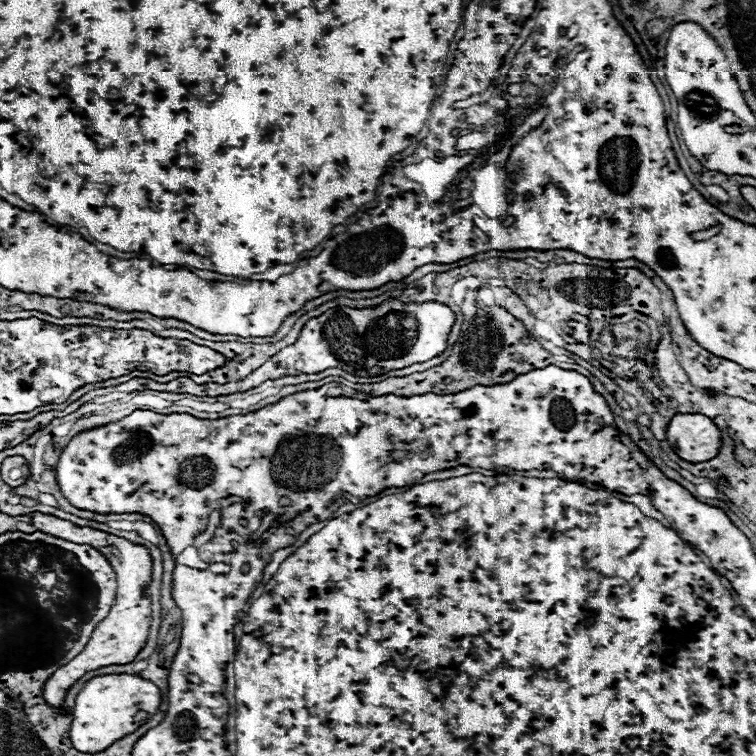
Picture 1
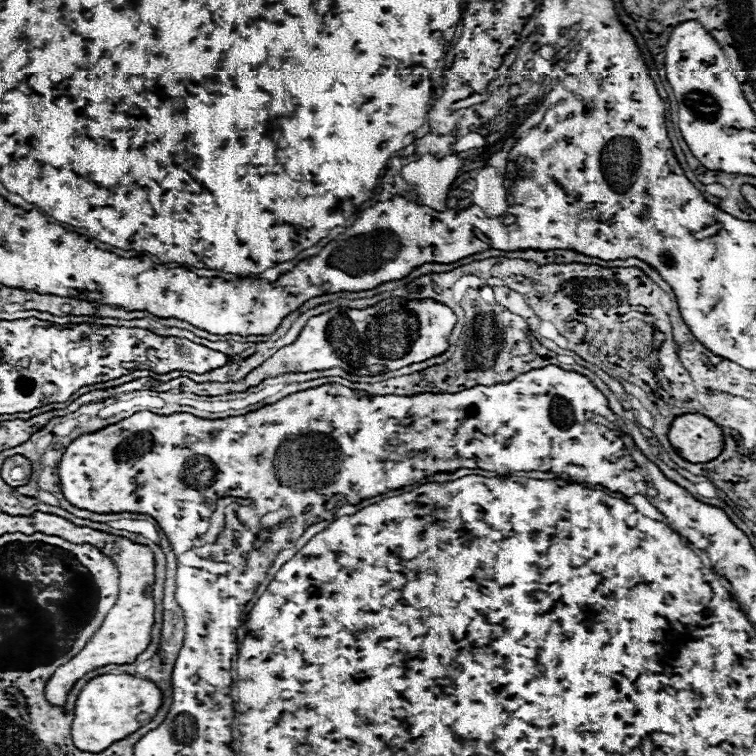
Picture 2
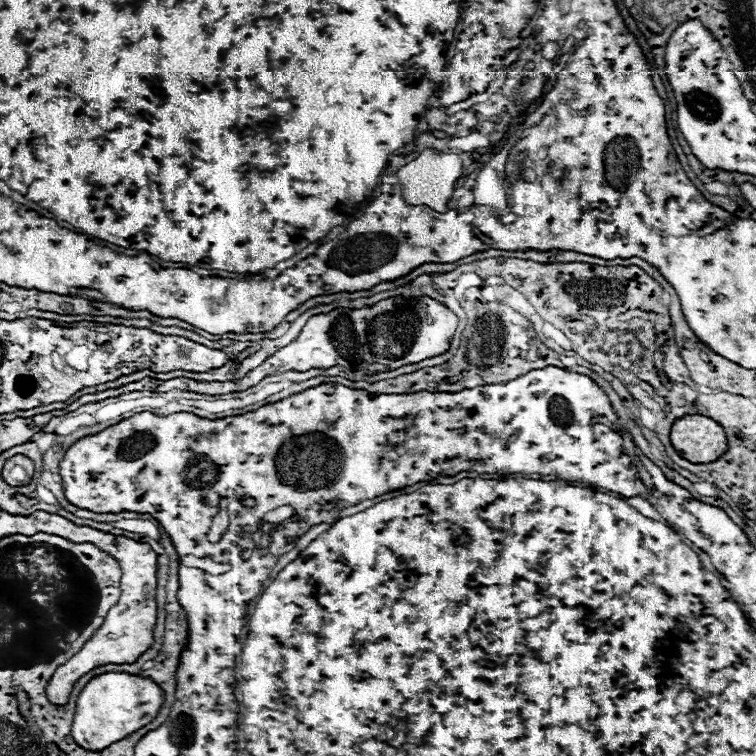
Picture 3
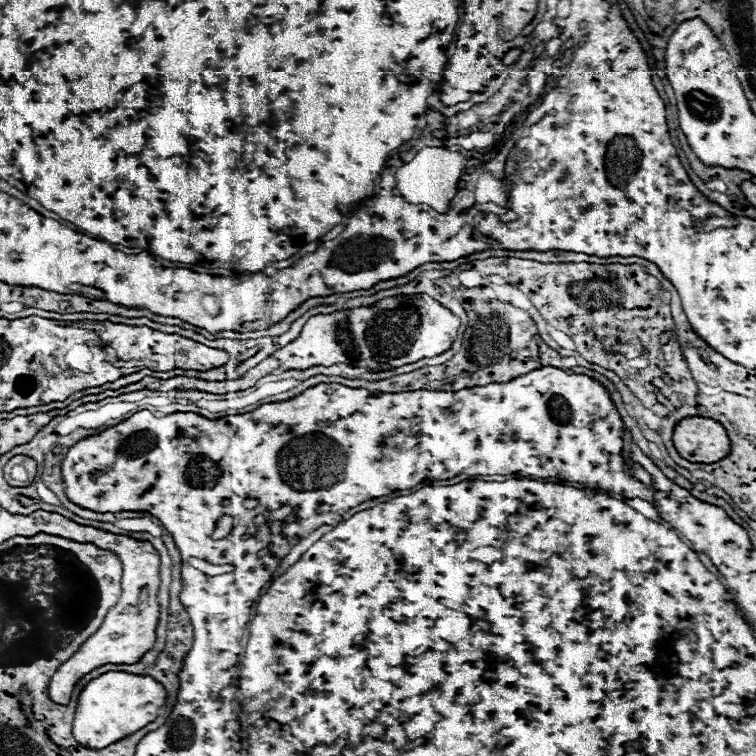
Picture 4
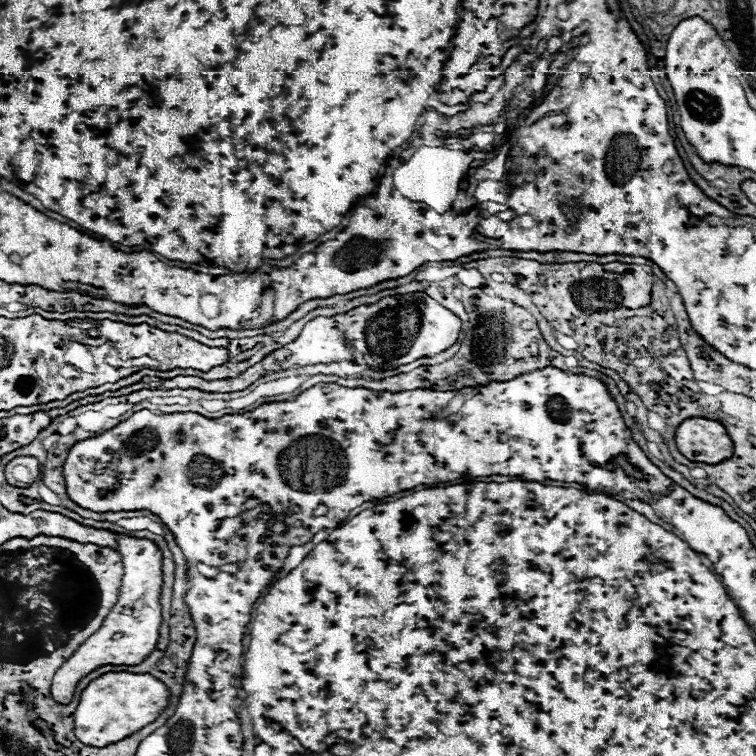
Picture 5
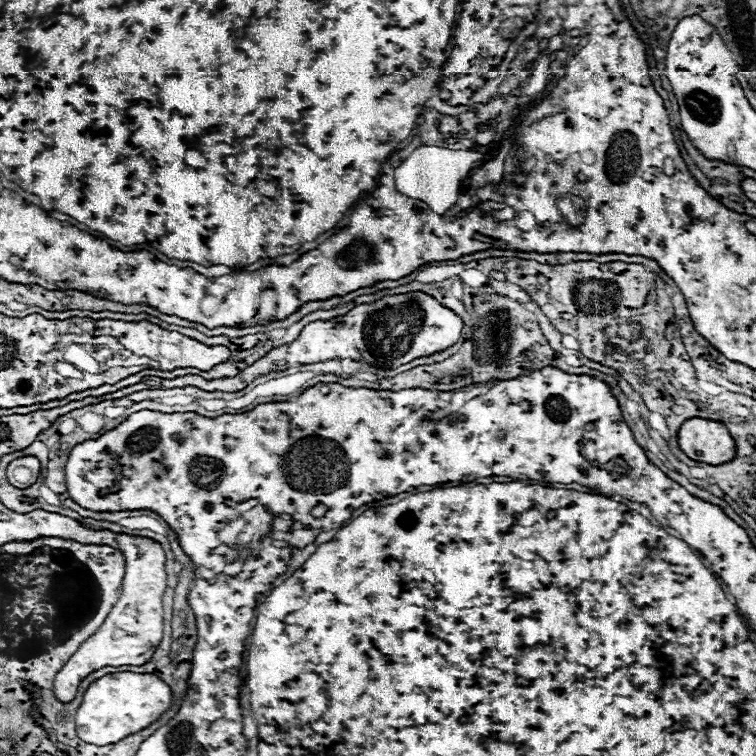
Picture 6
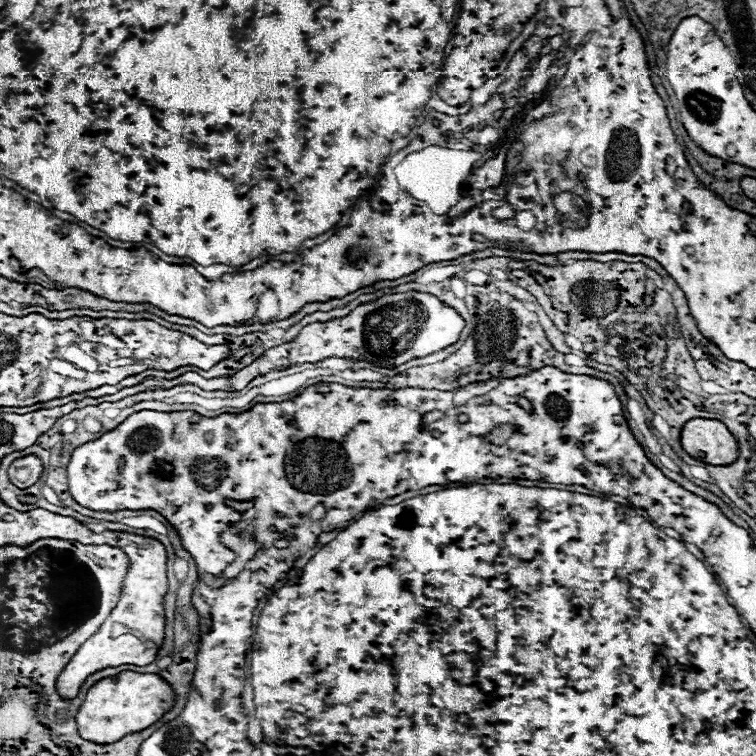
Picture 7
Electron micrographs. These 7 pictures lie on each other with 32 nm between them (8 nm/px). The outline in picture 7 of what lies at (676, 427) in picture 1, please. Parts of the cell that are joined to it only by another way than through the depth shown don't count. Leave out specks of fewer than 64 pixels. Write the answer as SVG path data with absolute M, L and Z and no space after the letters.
M688 420L682 428L680 442L692 458L712 466L728 466L740 456L738 440L720 420Z

